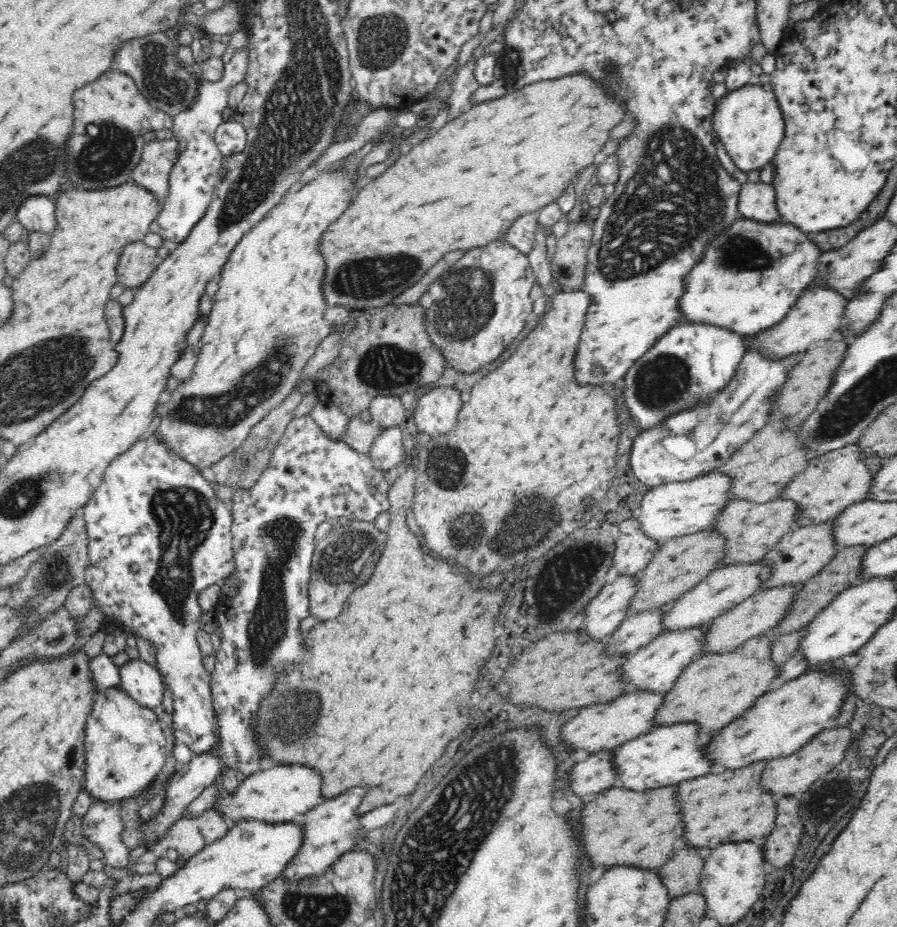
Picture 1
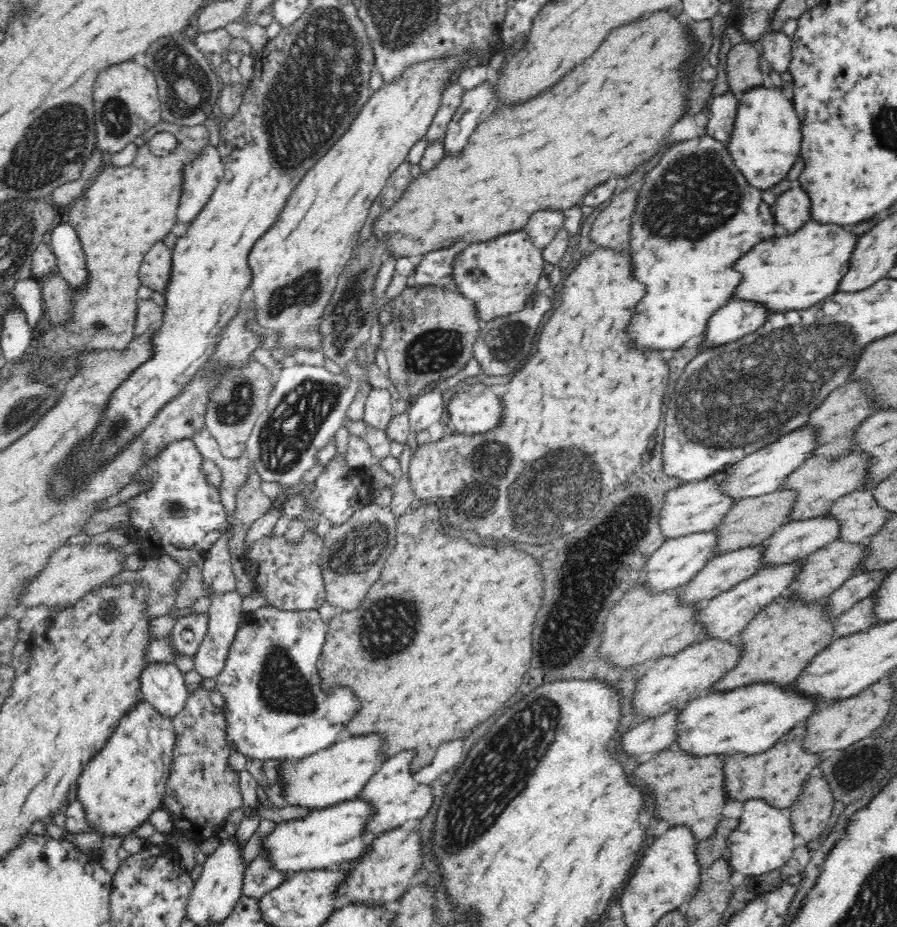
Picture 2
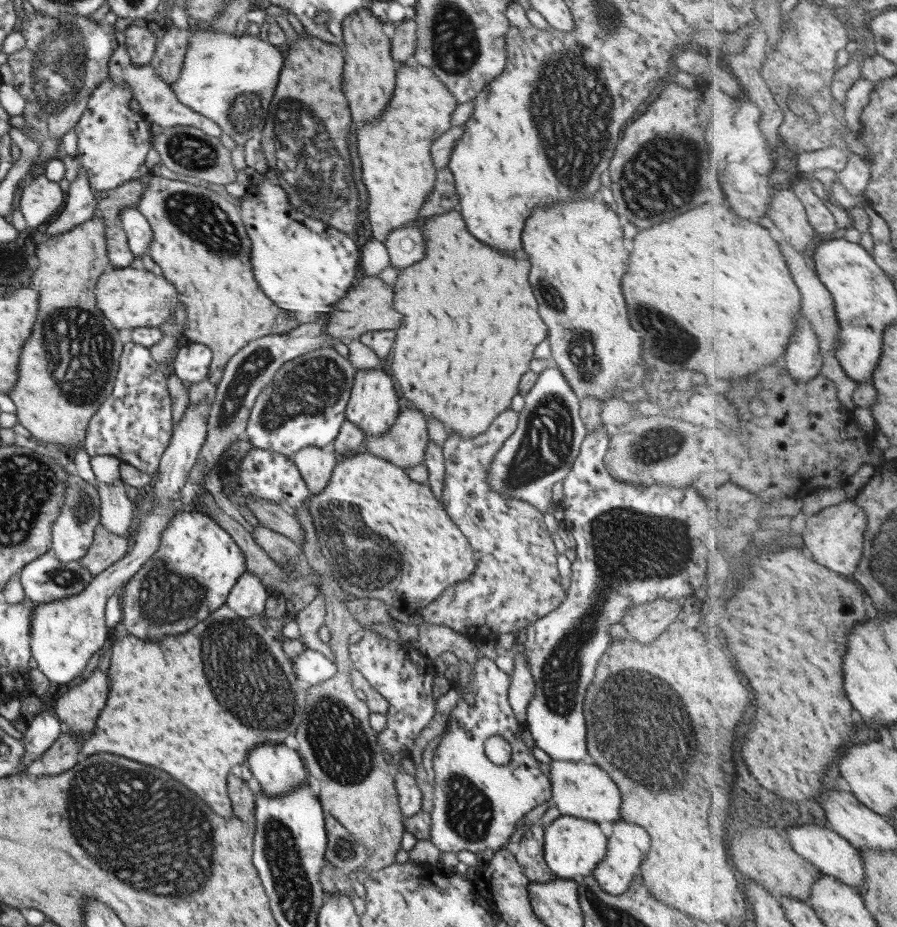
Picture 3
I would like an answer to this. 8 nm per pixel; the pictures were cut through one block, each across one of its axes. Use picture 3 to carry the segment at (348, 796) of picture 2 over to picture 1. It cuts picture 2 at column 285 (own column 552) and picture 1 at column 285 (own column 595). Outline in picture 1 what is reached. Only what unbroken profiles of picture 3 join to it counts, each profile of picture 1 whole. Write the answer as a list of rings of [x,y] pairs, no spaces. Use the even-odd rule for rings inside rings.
[[[297,764],[276,765],[268,770],[252,773],[233,792],[219,787],[220,794],[214,800],[213,809],[230,826],[250,820],[268,824],[292,822],[323,801],[320,794],[321,783],[318,772],[311,768]]]

